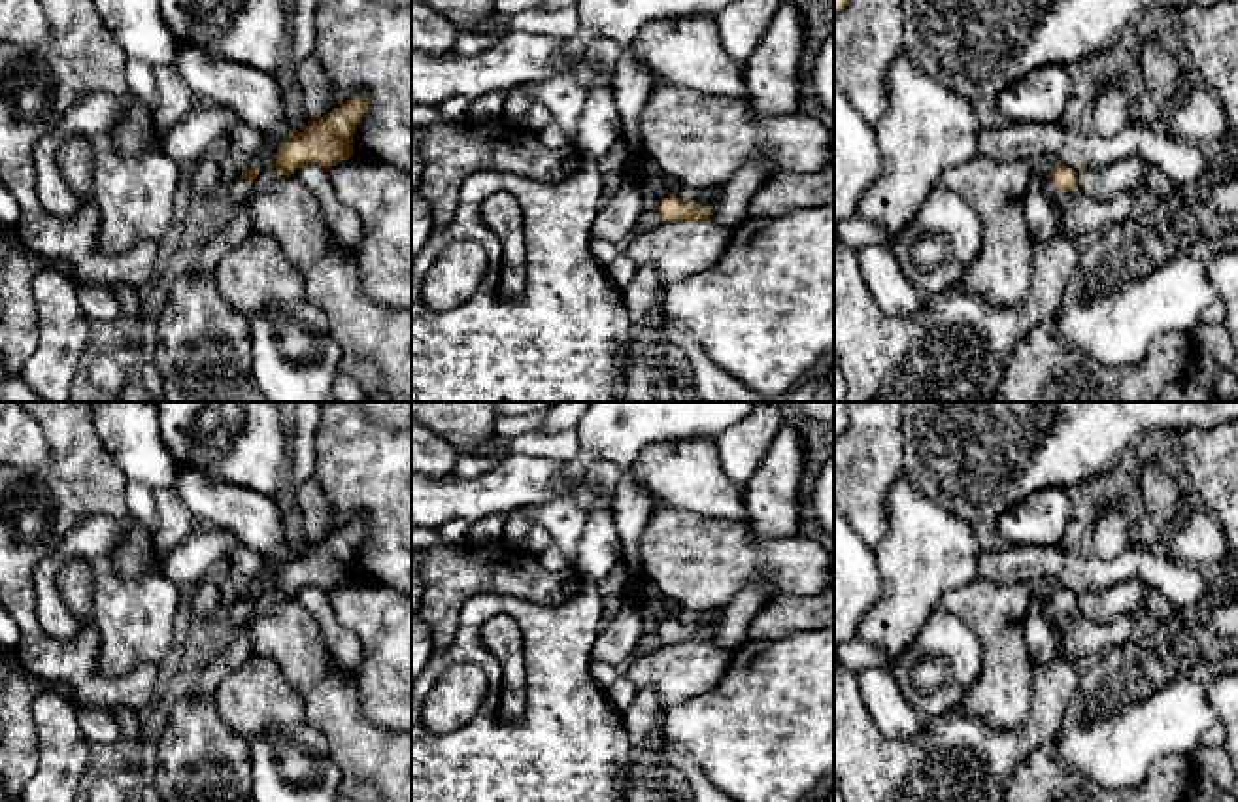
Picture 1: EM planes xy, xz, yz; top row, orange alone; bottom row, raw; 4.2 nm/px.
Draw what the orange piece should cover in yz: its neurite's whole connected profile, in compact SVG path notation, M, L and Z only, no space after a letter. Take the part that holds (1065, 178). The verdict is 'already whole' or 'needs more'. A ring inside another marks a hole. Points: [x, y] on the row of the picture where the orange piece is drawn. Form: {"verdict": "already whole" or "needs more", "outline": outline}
{"verdict": "needs more", "outline": "M1062 164L1049 172L1044 179L1044 194L1047 200L1055 202L1062 192L1078 189L1078 172Z"}

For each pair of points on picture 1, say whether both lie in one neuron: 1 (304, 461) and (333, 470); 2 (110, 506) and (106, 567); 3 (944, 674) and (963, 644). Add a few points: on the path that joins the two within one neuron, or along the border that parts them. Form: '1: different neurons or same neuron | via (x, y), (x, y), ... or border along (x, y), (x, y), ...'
1: different neurons | border along (321, 421), (316, 433), (316, 470), (312, 476)
2: different neurons | border along (131, 521), (91, 514), (68, 533)
3: same neuron | via (944, 667), (955, 651)

